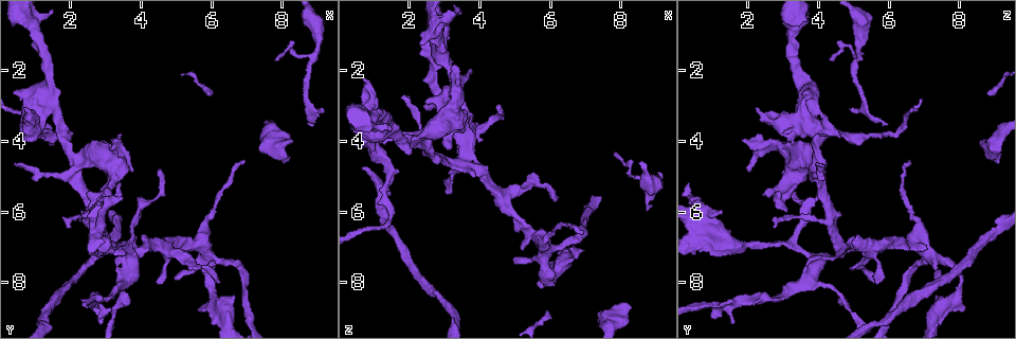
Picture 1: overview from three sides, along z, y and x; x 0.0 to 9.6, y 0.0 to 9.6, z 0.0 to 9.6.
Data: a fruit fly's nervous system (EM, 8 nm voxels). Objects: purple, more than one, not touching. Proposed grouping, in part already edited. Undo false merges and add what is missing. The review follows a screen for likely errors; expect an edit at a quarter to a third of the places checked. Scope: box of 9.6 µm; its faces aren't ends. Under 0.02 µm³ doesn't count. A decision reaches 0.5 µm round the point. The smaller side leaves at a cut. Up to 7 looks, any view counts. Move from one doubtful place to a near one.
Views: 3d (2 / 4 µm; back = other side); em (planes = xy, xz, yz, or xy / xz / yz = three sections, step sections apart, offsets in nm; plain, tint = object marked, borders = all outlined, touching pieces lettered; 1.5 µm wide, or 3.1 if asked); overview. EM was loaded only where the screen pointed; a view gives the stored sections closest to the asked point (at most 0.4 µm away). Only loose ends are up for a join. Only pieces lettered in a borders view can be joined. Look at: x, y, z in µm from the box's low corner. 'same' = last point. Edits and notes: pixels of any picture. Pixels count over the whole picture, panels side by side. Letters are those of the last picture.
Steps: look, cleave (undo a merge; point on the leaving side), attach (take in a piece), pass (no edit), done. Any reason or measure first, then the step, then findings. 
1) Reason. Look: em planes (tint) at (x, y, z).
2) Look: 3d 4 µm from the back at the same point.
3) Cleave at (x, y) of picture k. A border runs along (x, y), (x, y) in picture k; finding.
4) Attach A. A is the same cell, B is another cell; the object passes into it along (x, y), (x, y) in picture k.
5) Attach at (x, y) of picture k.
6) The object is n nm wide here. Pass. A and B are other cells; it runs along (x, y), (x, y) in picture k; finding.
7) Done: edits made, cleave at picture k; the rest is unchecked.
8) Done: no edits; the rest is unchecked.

An open end. Look: 3d 4 µm from the back at (6.20, 8.00, 5.60).

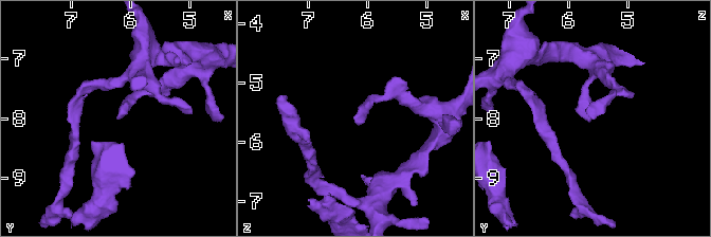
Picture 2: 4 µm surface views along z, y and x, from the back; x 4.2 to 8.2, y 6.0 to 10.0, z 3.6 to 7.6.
Look: em planes (borders) at (6.20, 8.05, 5.60).

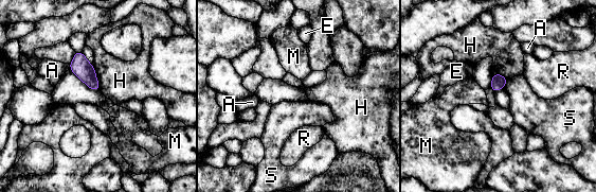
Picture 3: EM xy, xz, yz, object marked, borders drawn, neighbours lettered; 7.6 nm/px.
Pass. A, E, H, M, R and S are other cells; a border runs along (91, 64), (100, 89) in picture 3; none of them fits.

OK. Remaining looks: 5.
Free end. Look: em planes (plain) at (5.00, 7.85, 7.40).

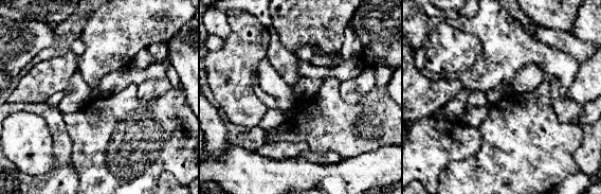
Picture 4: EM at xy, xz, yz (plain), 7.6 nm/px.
Look: em planes (borders) at the same point.

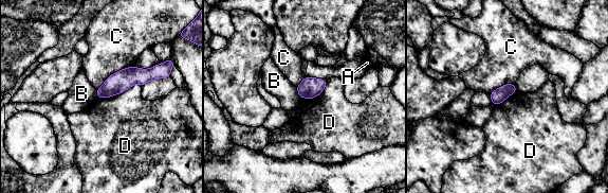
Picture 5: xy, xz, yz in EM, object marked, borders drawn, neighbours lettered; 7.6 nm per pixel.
Pass. A, B, C and D are other cells; it runs along (161, 72), (127, 76), (98, 94) in picture 5; no lettered piece goes on from it.

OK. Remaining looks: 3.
Arms part here. Look: em xy step 4 (tint) at (3.30, 7.15, 4.65).

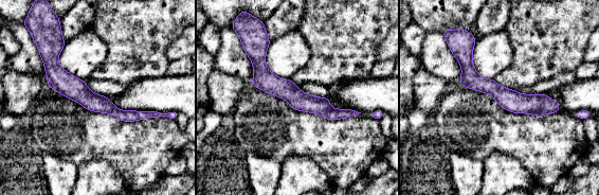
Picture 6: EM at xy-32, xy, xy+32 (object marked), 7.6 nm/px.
See the neighbours. Look: em xy step 4 (borders) at the same point.

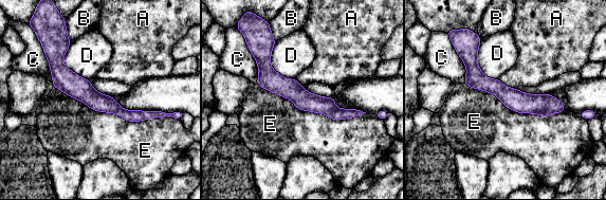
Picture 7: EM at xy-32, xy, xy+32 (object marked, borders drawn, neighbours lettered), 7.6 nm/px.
Pass. A, B, C, D and E are other cells; all the same cell.

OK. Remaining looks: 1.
Done: no edits; the rest is unchecked.

